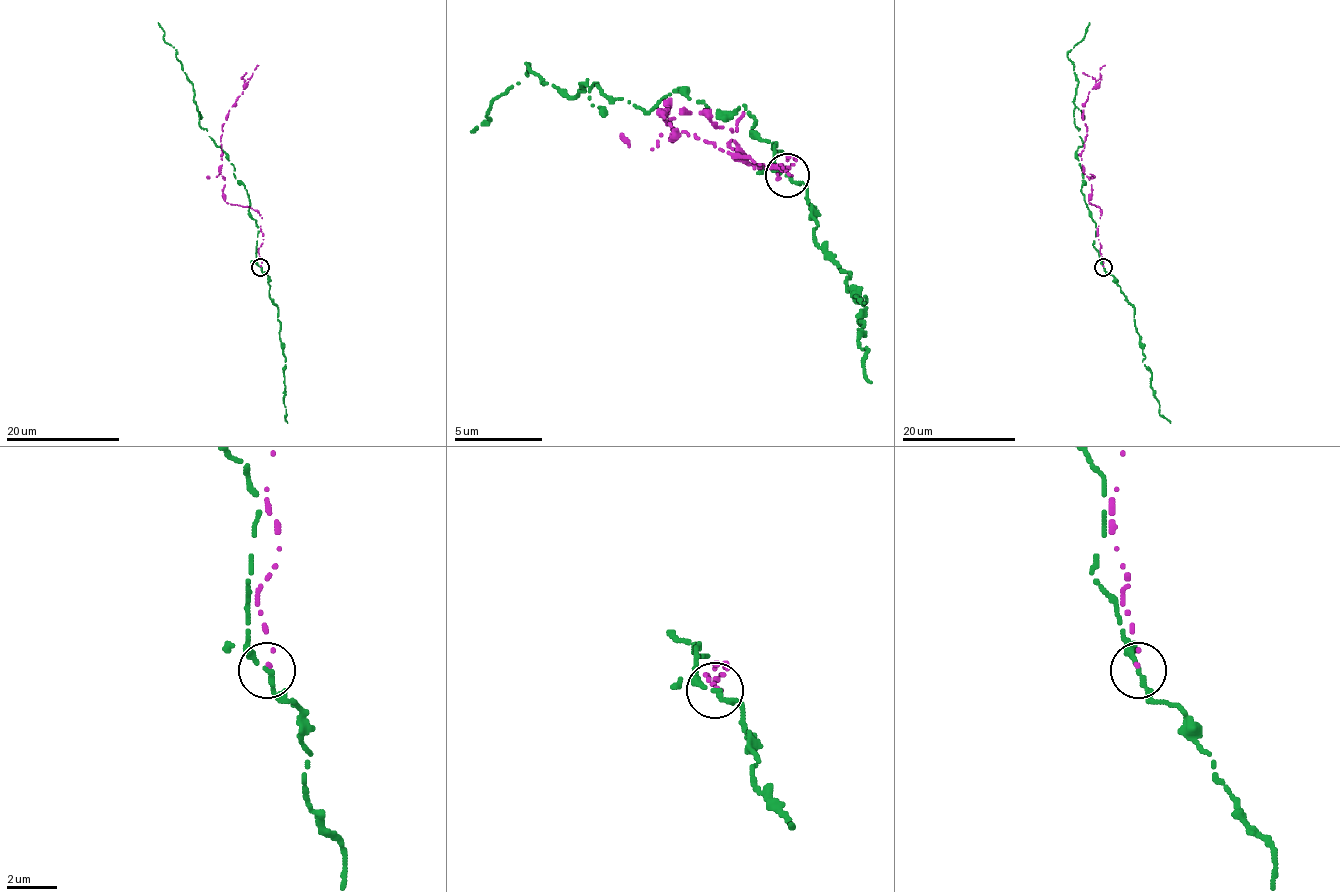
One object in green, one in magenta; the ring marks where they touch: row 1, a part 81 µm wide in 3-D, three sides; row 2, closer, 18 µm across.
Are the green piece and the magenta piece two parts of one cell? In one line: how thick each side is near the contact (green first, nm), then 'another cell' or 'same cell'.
190/130 nm | another cell

